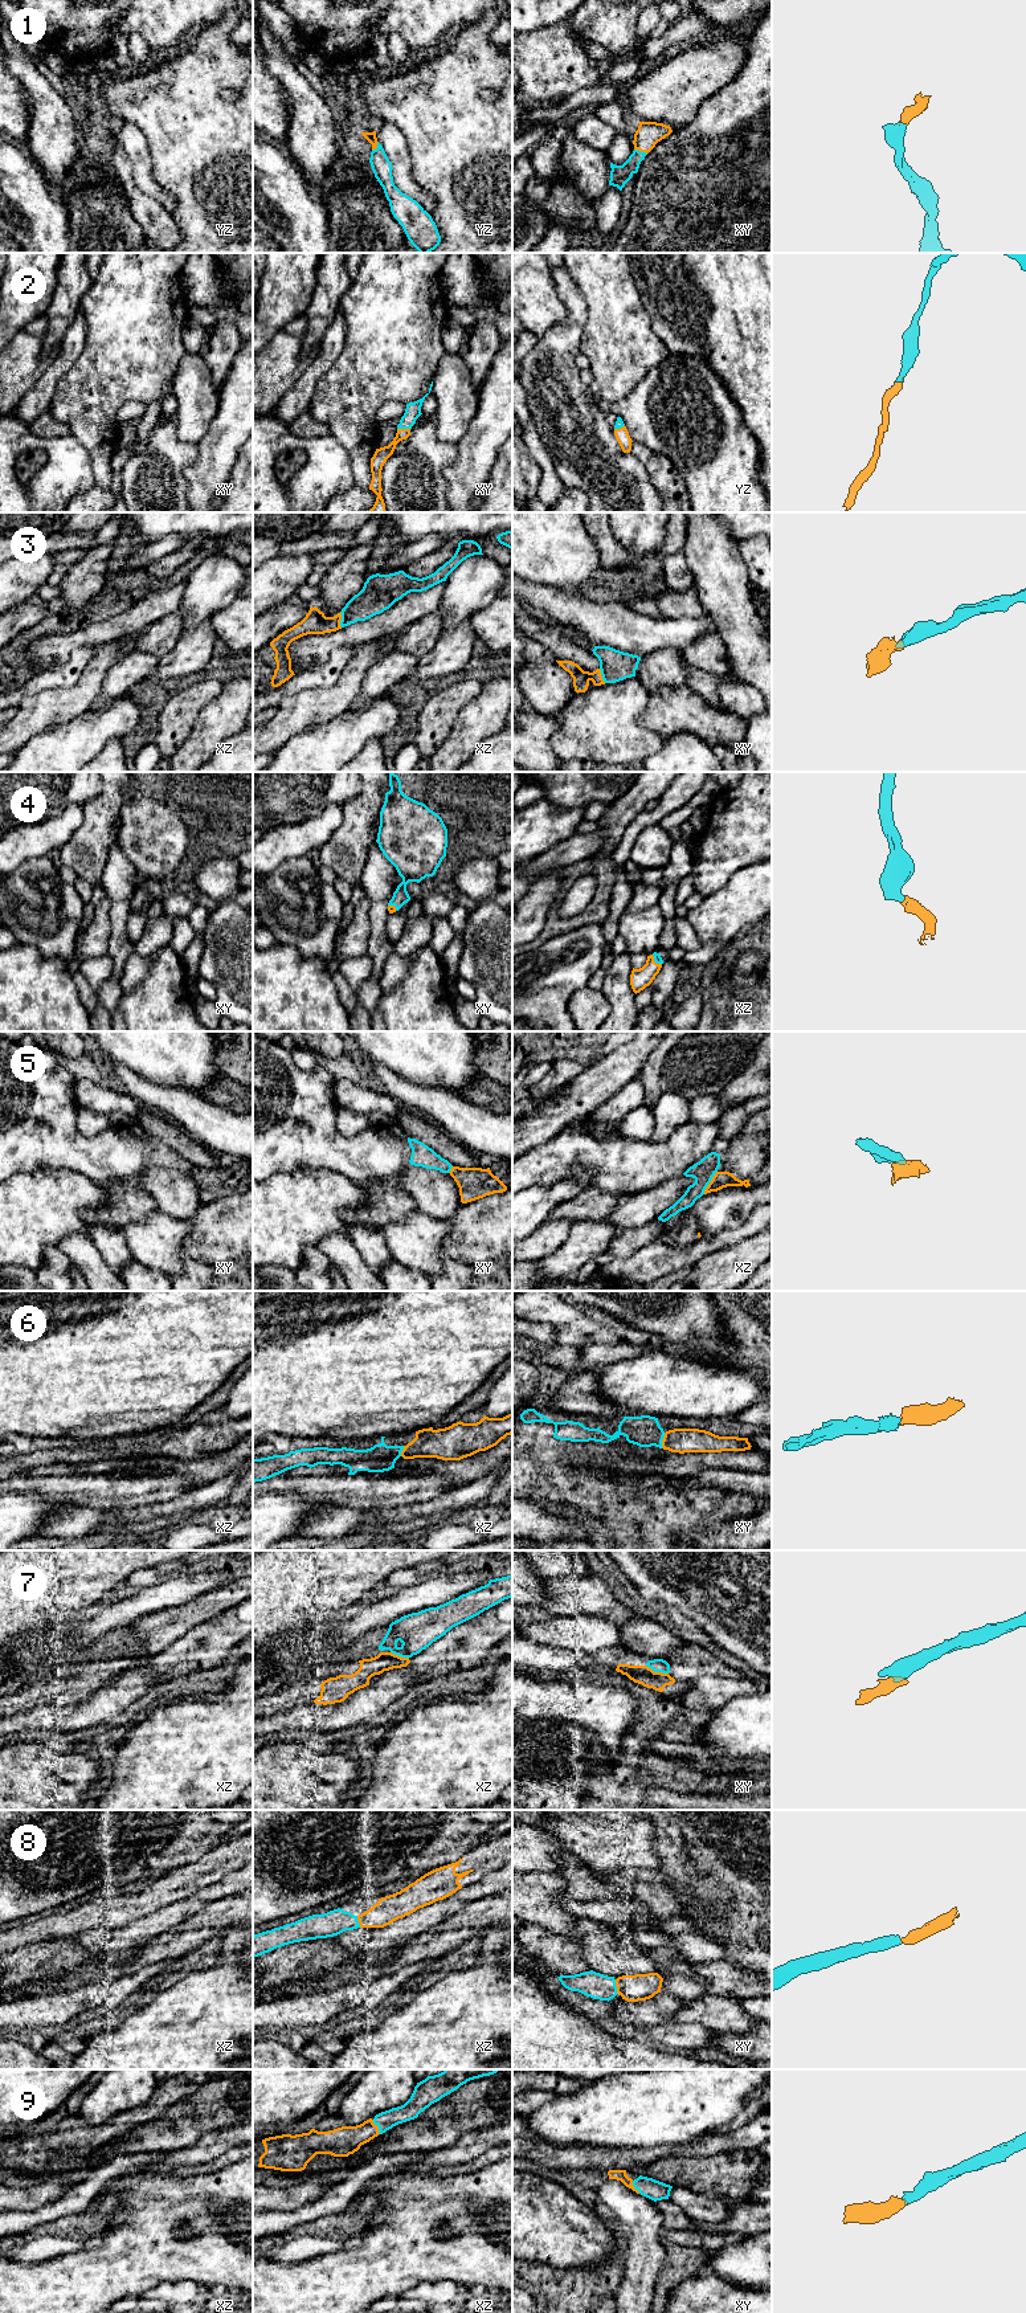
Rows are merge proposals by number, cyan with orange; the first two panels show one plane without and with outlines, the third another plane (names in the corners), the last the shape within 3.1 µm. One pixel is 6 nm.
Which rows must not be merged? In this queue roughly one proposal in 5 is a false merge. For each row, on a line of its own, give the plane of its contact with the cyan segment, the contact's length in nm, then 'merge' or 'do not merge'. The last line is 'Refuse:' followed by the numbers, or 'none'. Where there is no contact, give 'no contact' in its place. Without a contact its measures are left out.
1: xy | 90 nm | merge
2: xy | 80 nm | merge
3: xz | 100 nm | merge
4: xz | 90 nm | merge
5: xz | 170 nm | merge
6: xy | 100 nm | merge
7: xy | 150 nm | do not merge
8: xy | 80 nm | merge
9: xz | 100 nm | merge
Refuse: 7

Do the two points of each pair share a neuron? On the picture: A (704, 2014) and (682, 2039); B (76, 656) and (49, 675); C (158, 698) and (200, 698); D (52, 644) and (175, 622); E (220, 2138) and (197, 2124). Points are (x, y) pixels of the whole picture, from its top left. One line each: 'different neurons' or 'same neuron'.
A: different neurons
B: same neuron
C: different neurons
D: different neurons
E: different neurons

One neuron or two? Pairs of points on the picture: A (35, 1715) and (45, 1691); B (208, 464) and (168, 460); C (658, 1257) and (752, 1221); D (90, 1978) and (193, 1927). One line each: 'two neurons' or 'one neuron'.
A: two neurons
B: two neurons
C: one neuron
D: one neuron

